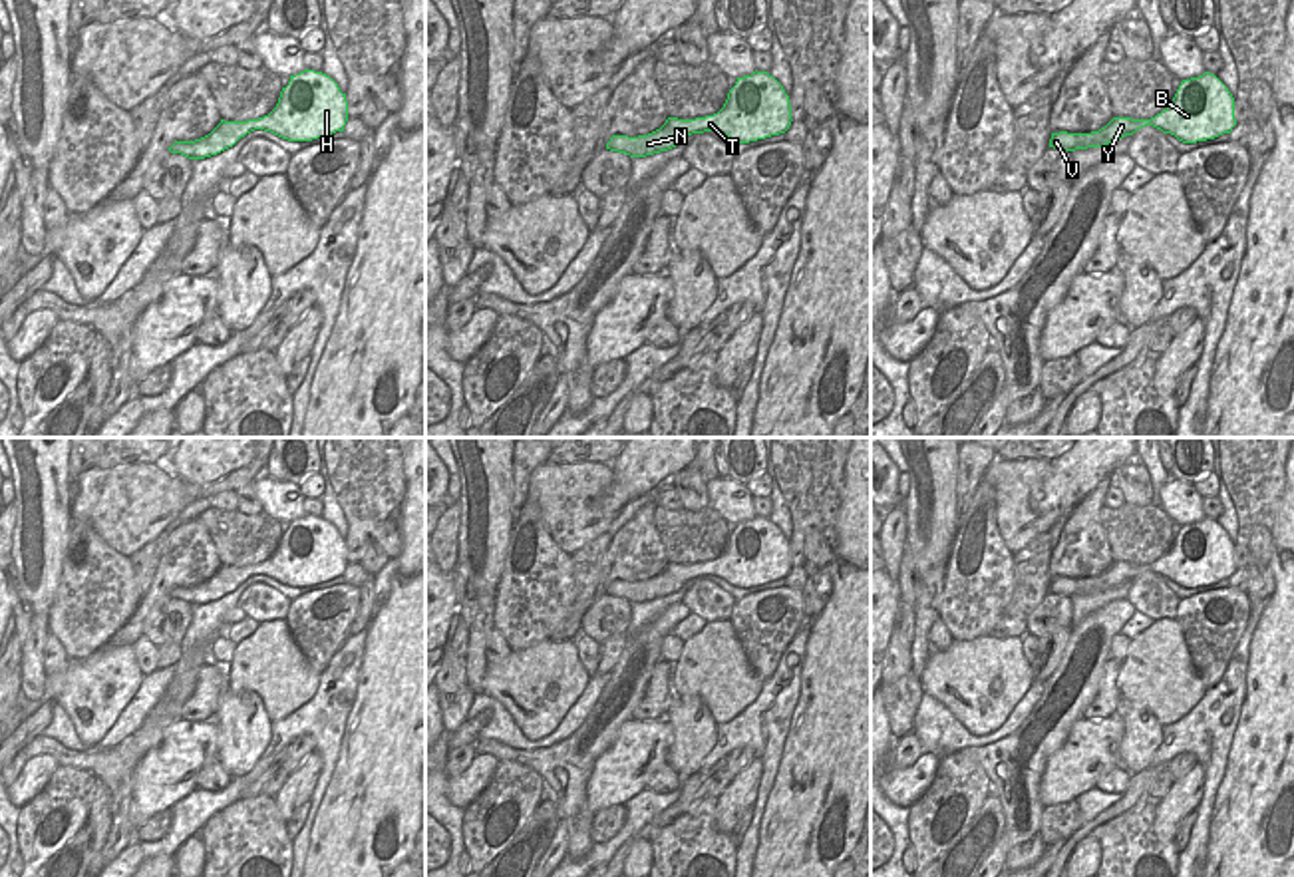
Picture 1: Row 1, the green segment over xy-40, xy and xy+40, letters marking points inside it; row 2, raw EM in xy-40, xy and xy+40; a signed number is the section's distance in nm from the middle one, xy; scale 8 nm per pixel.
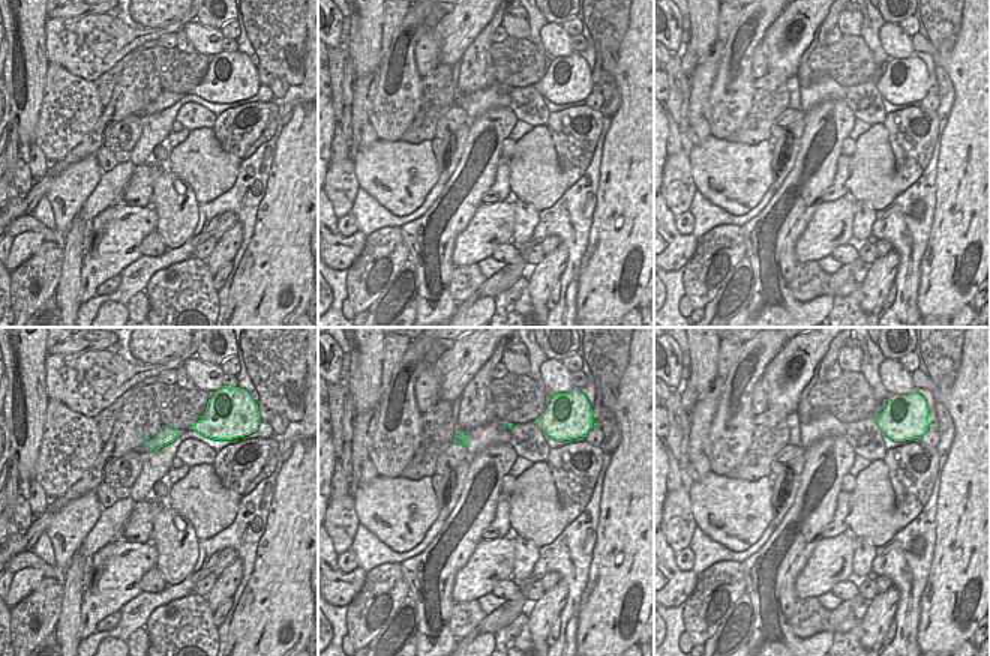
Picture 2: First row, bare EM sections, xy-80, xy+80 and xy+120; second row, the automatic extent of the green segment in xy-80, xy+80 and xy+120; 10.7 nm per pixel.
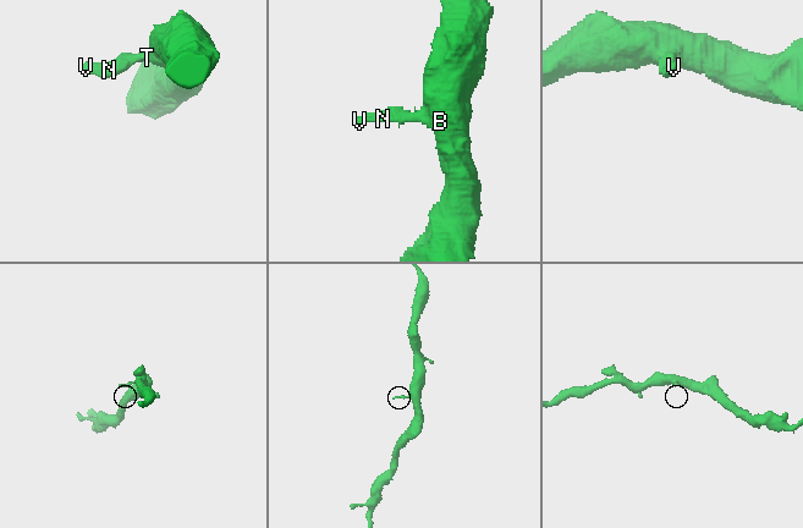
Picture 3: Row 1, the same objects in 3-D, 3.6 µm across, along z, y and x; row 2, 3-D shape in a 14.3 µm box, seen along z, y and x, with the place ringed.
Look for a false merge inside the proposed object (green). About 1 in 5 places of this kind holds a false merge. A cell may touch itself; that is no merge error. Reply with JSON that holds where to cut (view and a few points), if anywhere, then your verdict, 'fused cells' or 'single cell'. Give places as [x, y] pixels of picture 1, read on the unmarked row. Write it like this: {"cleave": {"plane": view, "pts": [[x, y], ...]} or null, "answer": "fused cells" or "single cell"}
{"cleave": null, "answer": "single cell"}

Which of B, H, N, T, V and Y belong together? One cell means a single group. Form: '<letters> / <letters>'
B H N T V Y

